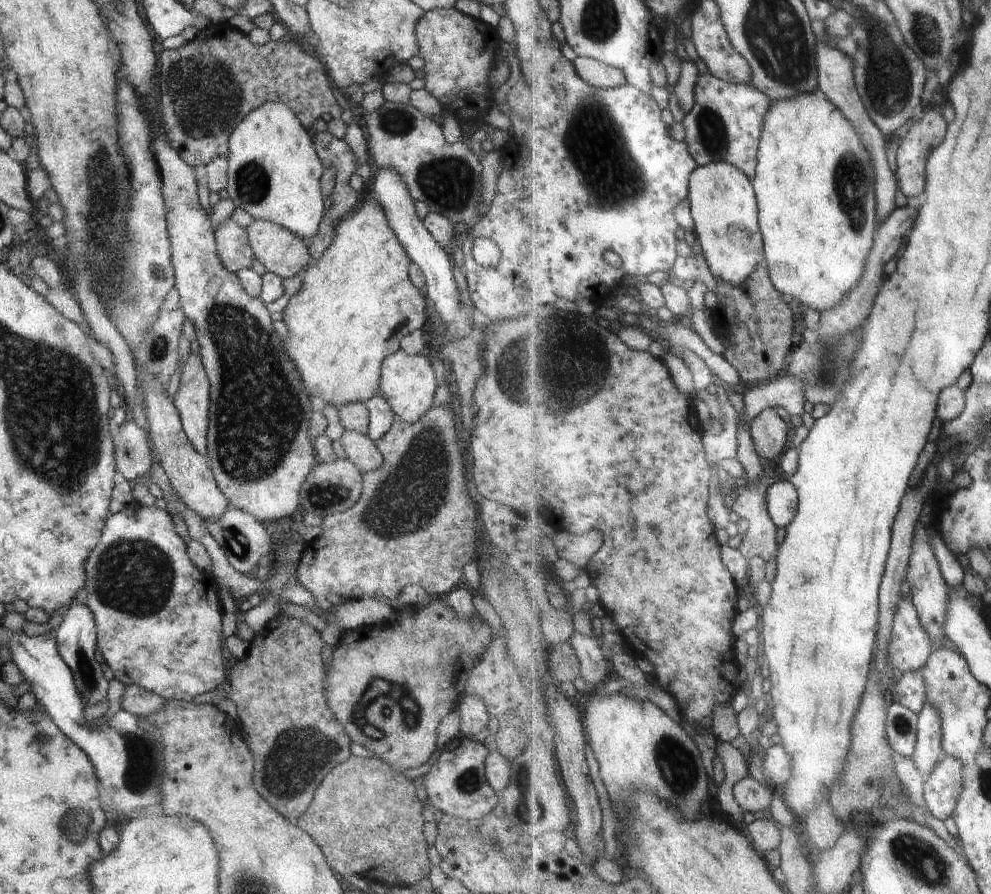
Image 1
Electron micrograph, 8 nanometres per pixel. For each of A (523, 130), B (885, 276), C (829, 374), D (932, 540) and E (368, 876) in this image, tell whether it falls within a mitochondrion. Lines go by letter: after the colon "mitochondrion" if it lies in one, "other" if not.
A: other
B: other
C: mitochondrion
D: other
E: other

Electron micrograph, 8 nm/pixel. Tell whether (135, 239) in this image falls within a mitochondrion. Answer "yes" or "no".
yes

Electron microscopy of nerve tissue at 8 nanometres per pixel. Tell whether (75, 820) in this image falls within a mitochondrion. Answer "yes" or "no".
yes

